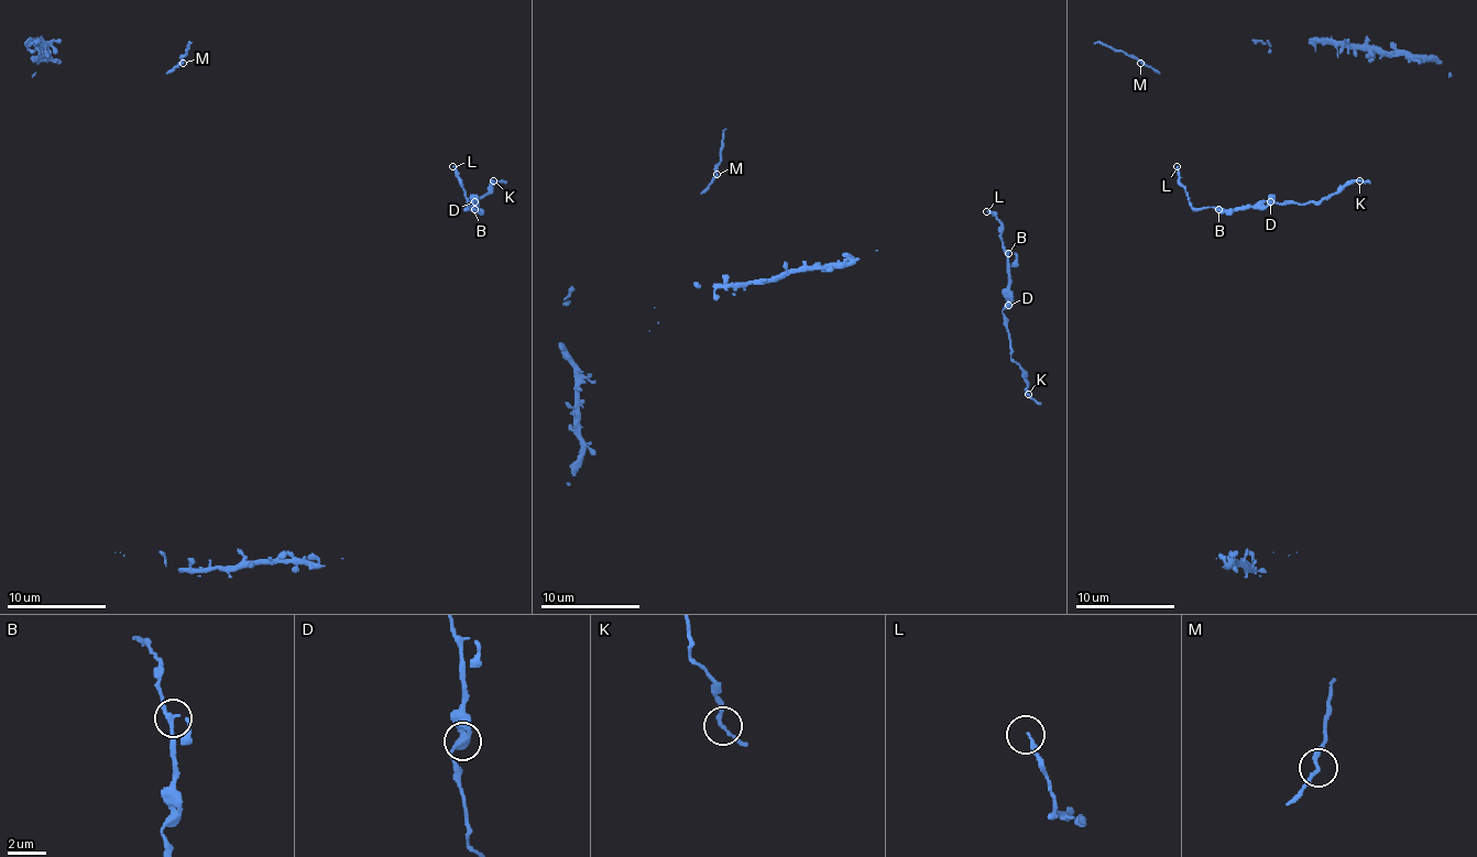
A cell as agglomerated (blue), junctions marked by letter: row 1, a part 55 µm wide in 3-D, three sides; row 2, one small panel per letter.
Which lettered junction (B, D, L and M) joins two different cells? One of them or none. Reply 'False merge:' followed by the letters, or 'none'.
False merge: none

